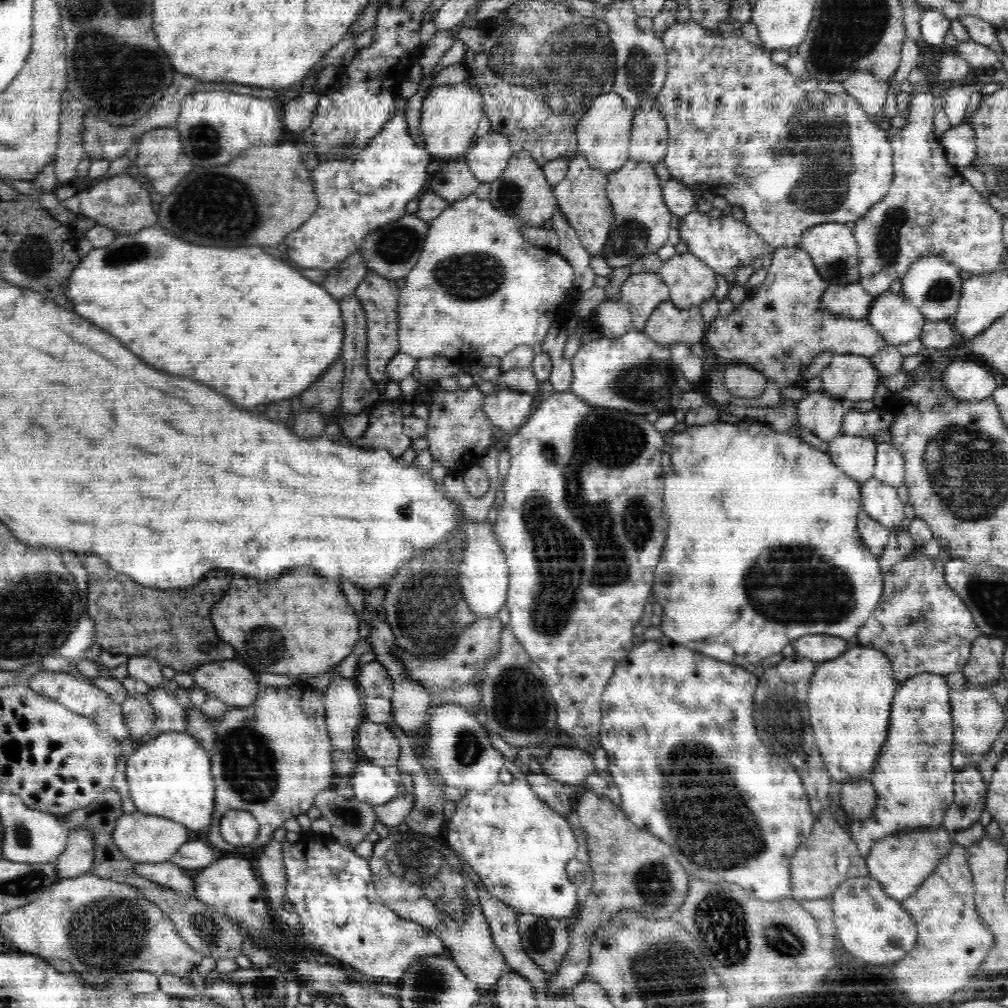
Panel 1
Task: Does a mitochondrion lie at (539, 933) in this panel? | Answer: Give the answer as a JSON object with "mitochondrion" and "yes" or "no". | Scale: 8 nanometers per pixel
{"mitochondrion":"yes"}

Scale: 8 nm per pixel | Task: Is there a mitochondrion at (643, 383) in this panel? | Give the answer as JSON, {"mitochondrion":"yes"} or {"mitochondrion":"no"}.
{"mitochondrion":"yes"}

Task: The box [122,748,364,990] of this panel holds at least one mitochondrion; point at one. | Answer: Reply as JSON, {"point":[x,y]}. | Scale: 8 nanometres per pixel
{"point":[207,928]}

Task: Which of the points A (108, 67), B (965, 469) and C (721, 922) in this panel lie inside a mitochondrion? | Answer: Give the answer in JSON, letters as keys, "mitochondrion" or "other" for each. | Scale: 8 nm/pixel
{"A":"mitochondrion","B":"mitochondrion","C":"mitochondrion"}

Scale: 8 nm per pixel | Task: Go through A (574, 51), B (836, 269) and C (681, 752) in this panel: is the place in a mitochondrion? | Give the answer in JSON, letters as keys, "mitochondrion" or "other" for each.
{"A":"mitochondrion","B":"mitochondrion","C":"mitochondrion"}

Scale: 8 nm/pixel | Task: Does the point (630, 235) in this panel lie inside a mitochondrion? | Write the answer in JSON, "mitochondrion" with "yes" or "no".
{"mitochondrion":"yes"}

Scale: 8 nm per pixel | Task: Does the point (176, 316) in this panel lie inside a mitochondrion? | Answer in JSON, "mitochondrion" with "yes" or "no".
{"mitochondrion":"no"}

